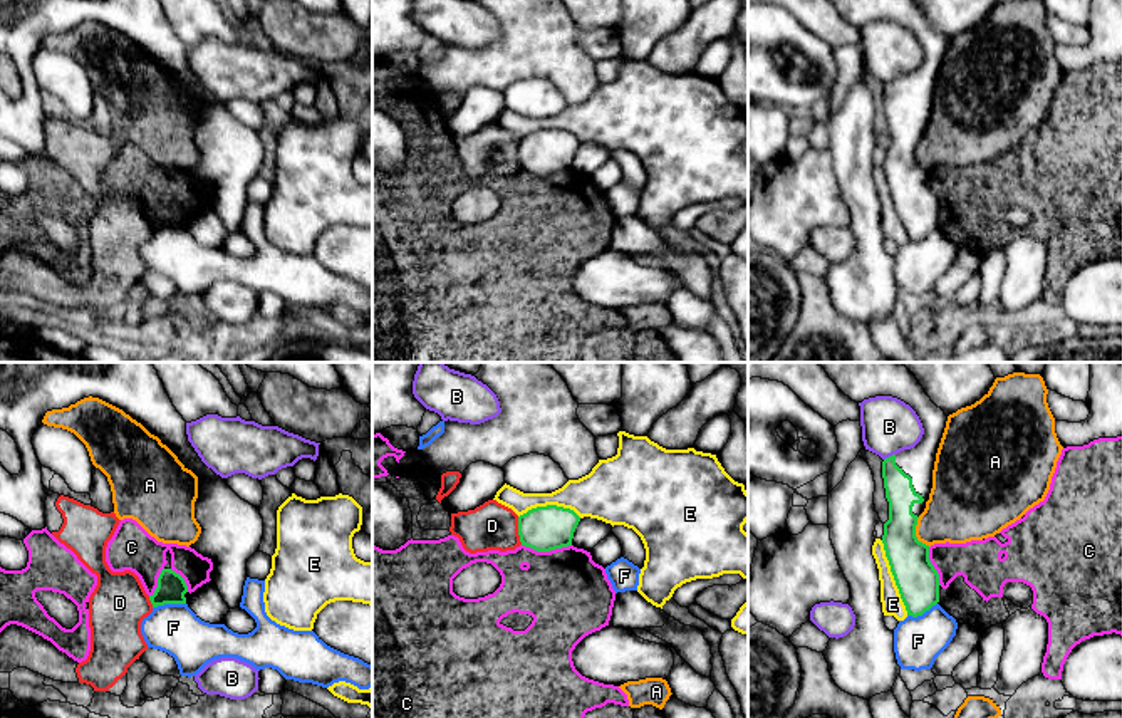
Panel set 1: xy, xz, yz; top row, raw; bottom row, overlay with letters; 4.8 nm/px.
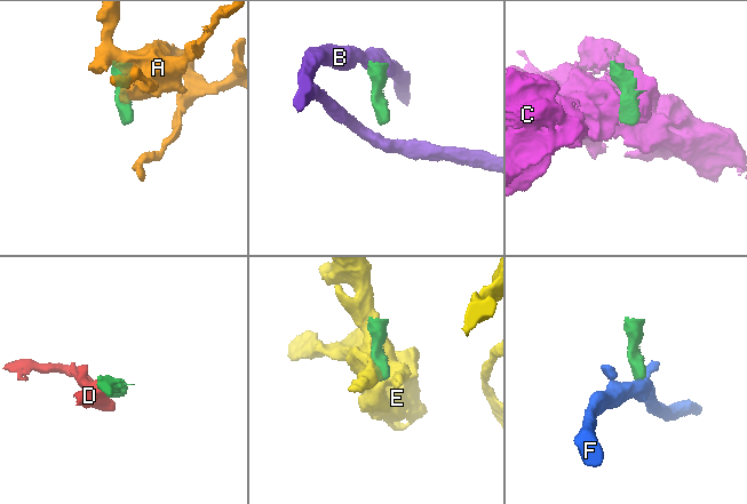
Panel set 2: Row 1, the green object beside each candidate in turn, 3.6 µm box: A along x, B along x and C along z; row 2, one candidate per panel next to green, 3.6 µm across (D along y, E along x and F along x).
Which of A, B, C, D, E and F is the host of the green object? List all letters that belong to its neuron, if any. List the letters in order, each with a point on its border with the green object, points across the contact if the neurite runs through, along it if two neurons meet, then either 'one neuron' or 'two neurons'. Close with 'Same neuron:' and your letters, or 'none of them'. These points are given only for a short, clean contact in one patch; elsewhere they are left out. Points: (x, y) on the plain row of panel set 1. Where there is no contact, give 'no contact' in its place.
A: meets green in yz at (914, 158); two neurons
B: meets green in yz at (889, 81); border along yz (894, 78), (884, 84); two neurons
C: meets green in xz at (547, 175); border along xz (522, 168), (537, 175), (571, 170); two neurons
D: meets green in xz at (519, 155); border along xz (517, 141), (517, 158), (522, 168); two neurons
E: meets green in yz at (894, 202); border along yz (881, 165), (908, 239); two neurons
F: meets green in xy at (168, 227); border along xy (185, 227), (165, 227), (153, 232); two neurons
Same neuron: none of them

